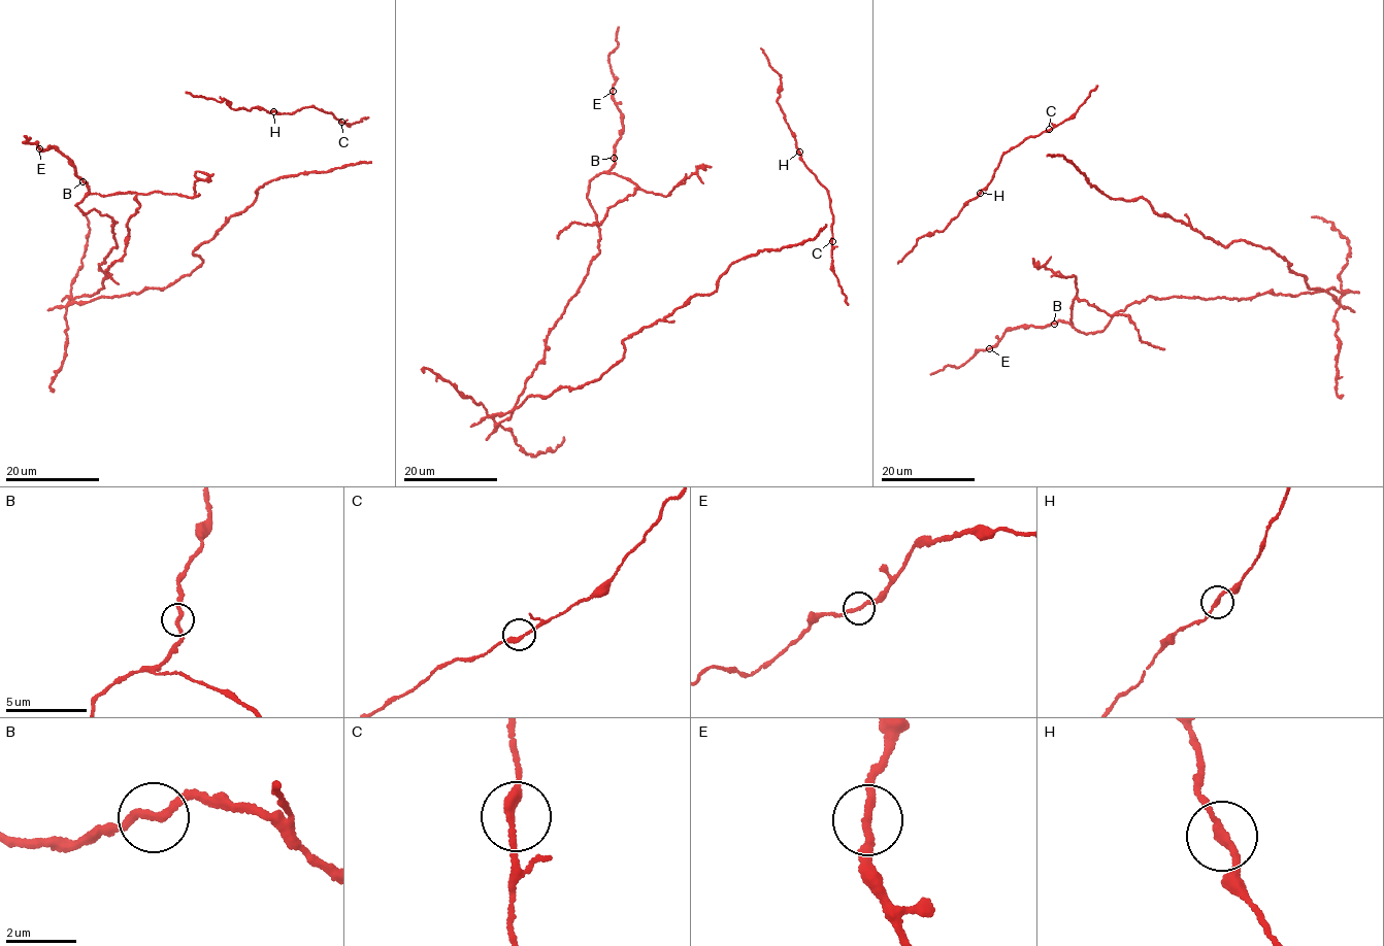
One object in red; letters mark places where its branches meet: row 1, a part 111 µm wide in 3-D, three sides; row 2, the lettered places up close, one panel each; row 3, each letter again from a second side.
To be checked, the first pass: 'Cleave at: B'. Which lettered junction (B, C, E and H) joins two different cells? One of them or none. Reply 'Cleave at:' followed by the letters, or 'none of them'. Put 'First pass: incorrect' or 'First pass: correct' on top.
First pass: correct
Cleave at: B

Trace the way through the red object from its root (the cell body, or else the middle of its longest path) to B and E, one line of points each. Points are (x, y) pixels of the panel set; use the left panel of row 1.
B: (158, 289), (70, 302), (102, 289), (99, 267), (117, 245), (117, 222), (76, 205), (88, 195), (83, 180)
E: (158, 289), (70, 302), (102, 289), (117, 222), (83, 213), (88, 183), (53, 145), (39, 148)

